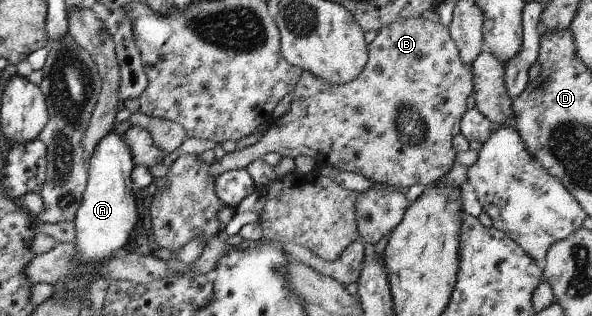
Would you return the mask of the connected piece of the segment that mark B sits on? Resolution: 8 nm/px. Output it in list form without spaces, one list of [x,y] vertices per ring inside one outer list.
[[[422,16],[396,20],[383,27],[367,49],[366,65],[350,83],[332,85],[303,71],[302,79],[293,91],[290,109],[275,121],[276,126],[266,129],[258,141],[227,153],[221,161],[215,159],[210,164],[210,173],[217,178],[226,171],[246,168],[252,161],[263,159],[266,153],[274,151],[292,159],[308,155],[312,165],[323,163],[328,171],[353,171],[370,181],[397,188],[436,184],[452,169],[456,159],[452,139],[461,133],[460,120],[468,109],[468,97],[473,95],[473,66],[461,61],[449,27]]]

